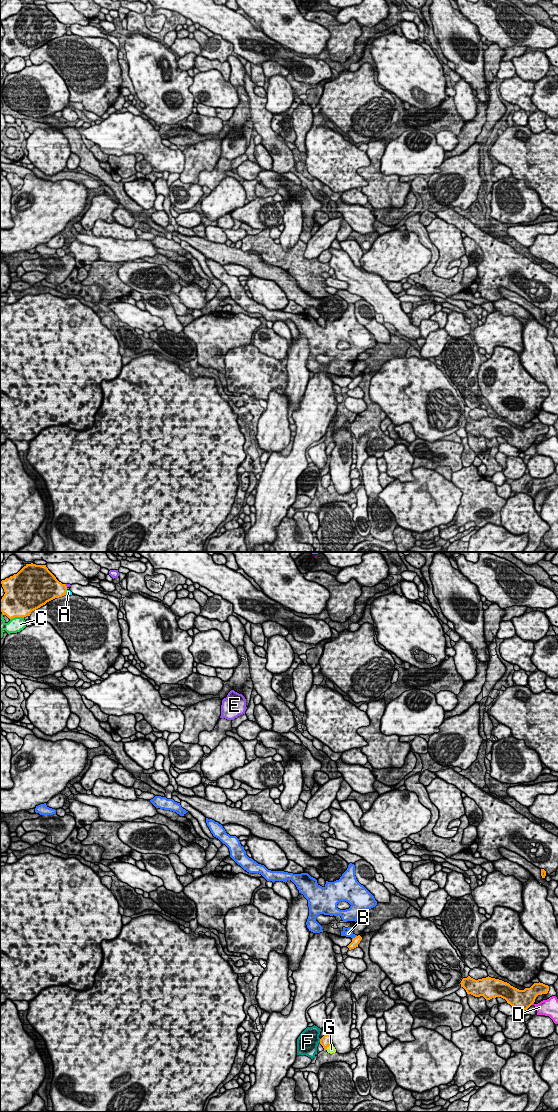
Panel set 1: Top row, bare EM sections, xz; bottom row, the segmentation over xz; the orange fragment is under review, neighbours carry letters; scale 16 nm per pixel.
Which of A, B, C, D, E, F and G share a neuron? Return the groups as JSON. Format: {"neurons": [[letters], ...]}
{"neurons": [["A"], ["B"], ["C"], ["D"], ["E"], ["F"], ["G"]]}

